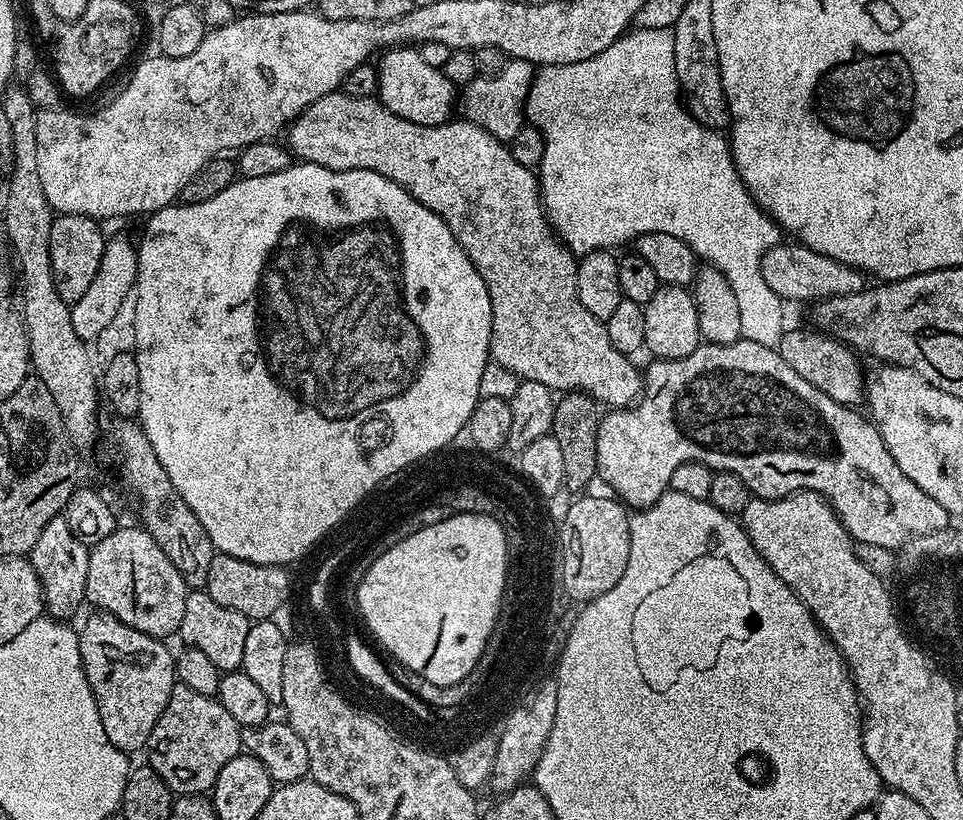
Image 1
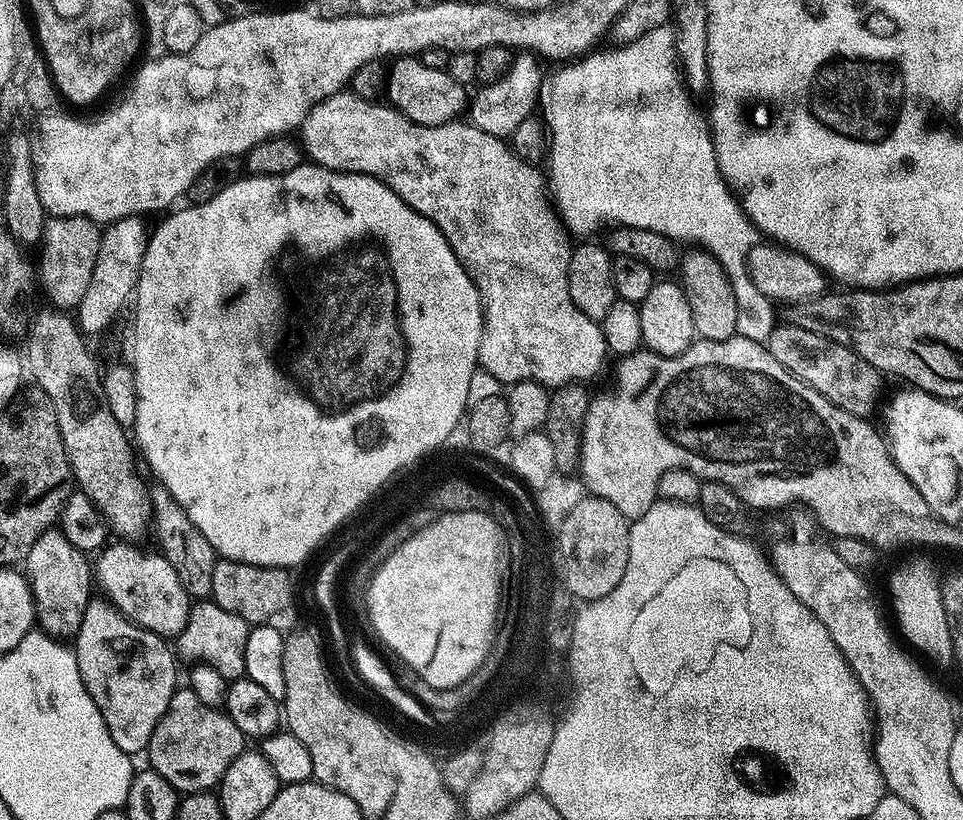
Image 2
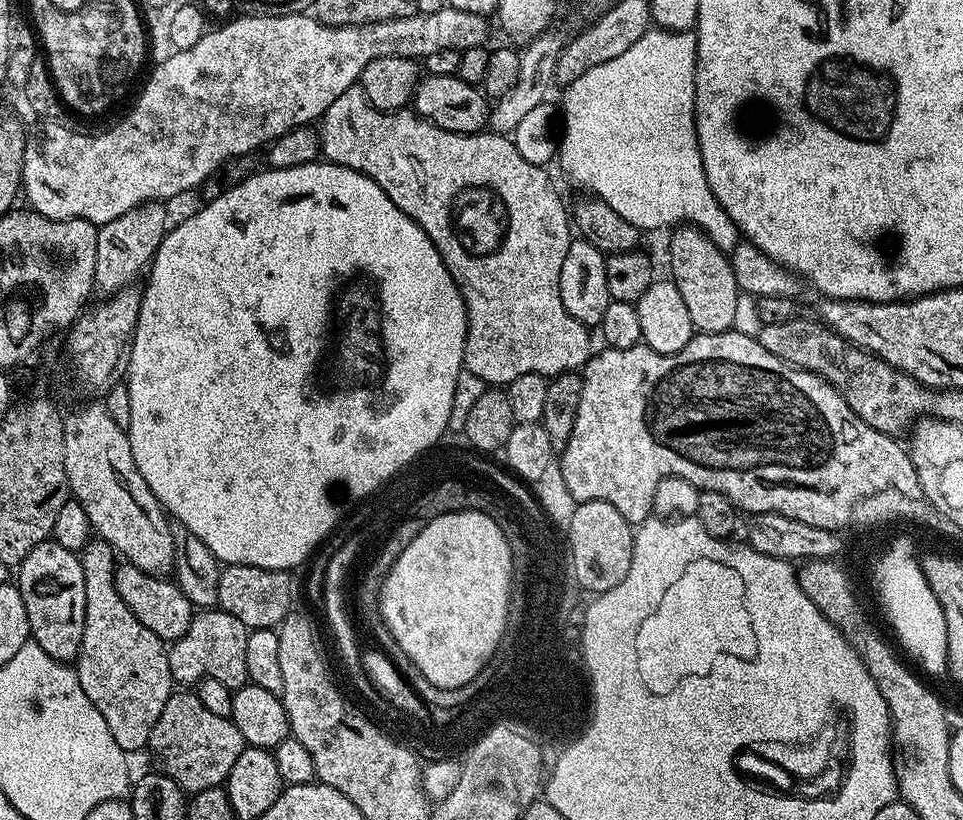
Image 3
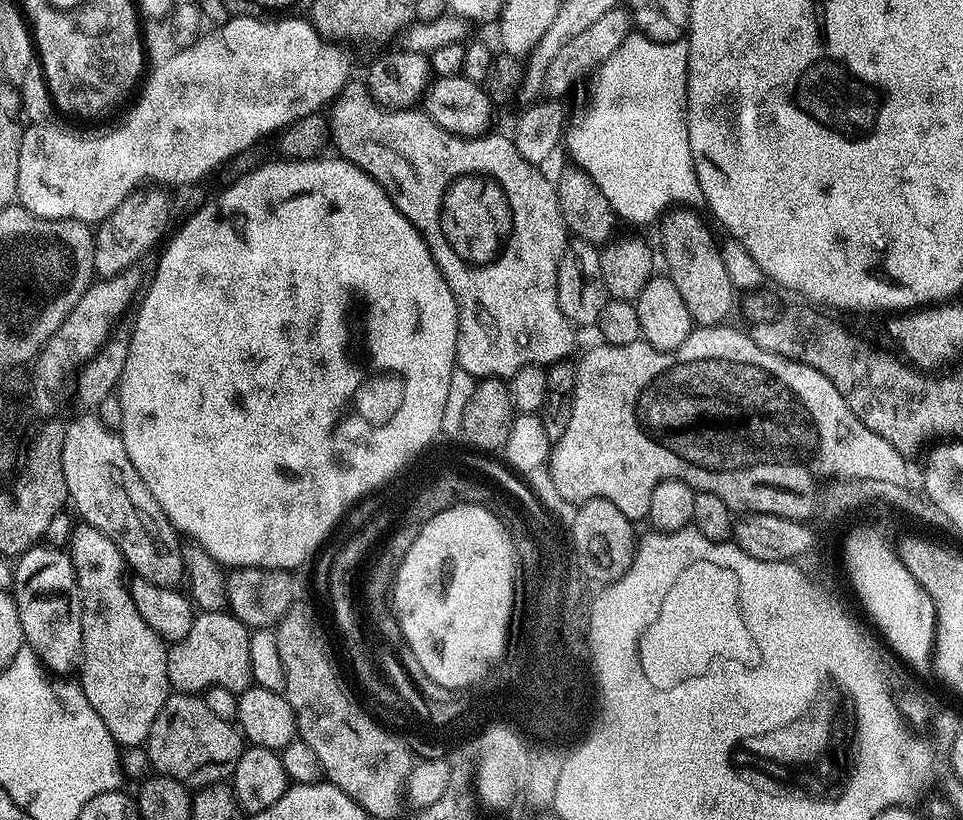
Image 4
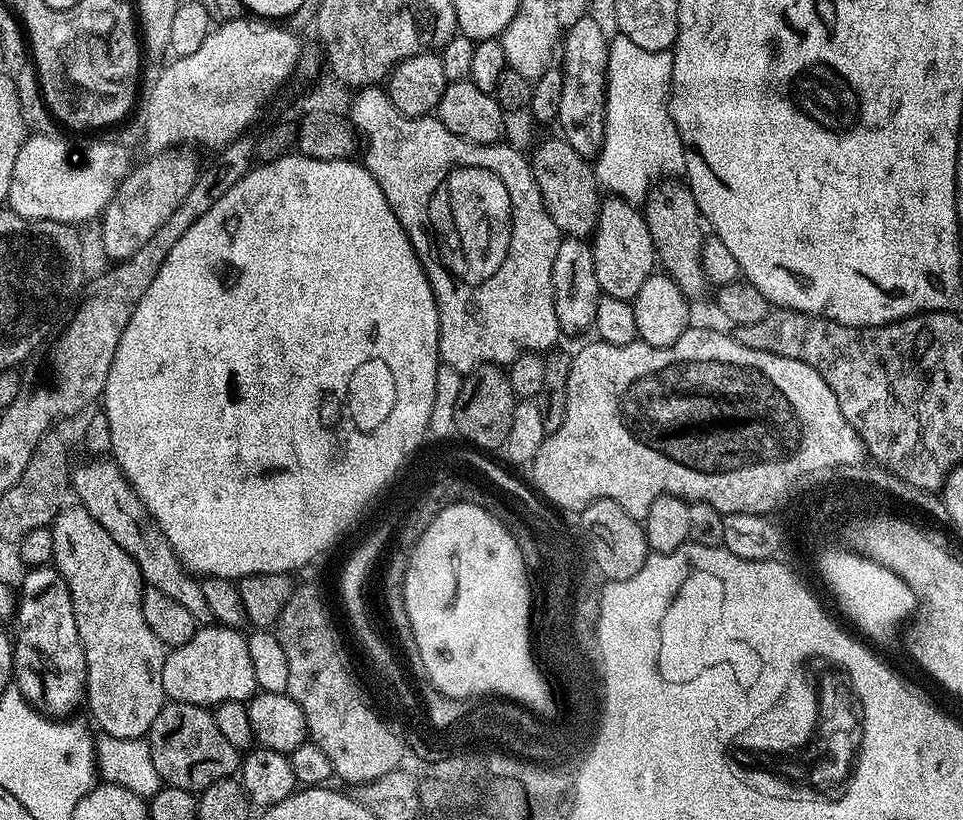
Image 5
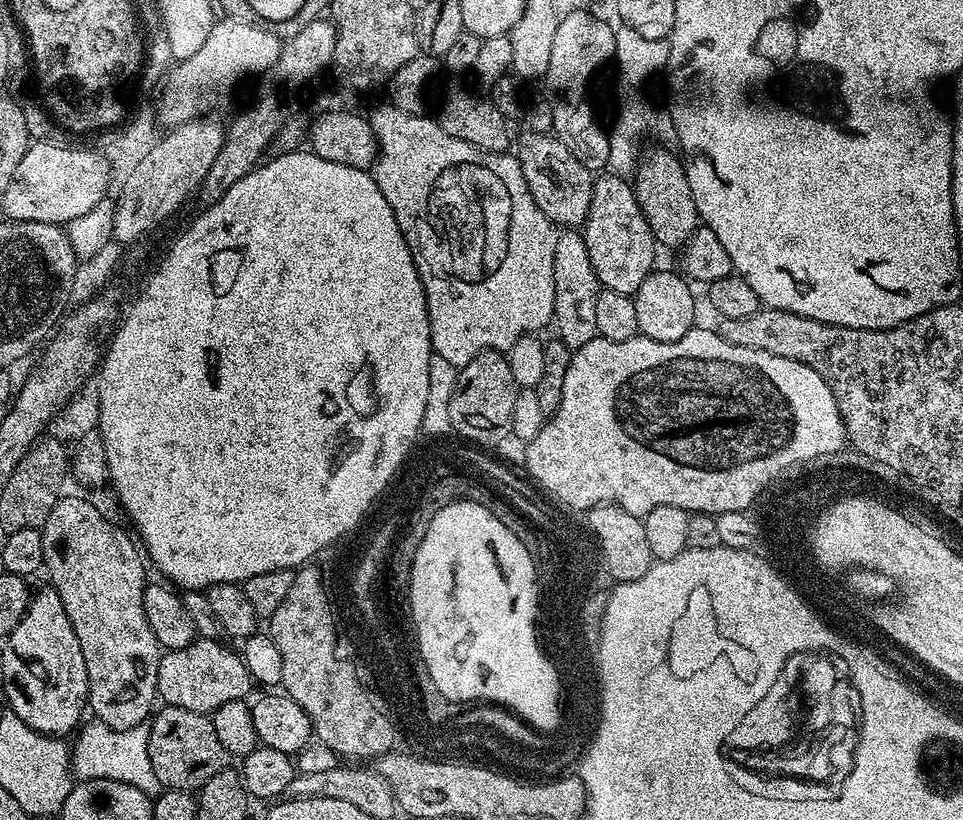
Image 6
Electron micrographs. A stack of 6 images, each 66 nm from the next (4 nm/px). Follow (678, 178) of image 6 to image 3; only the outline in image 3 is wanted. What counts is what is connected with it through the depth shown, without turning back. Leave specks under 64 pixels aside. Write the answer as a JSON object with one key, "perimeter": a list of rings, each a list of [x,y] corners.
{"perimeter":[[[684,224],[671,229],[672,241],[668,244],[668,260],[672,263],[671,279],[676,281],[686,302],[690,322],[697,333],[727,332],[734,322],[734,309],[742,295],[734,278],[732,261],[705,232],[695,224]]]}

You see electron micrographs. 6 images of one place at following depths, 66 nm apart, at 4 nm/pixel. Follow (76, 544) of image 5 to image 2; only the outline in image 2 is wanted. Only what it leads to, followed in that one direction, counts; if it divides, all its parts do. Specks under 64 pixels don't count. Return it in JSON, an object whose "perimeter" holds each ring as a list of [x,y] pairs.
{"perimeter":[[[93,598],[88,601],[82,626],[74,637],[74,651],[78,674],[82,674],[90,698],[100,707],[106,730],[110,730],[118,750],[131,757],[136,752],[143,753],[154,726],[158,726],[160,716],[166,714],[166,706],[170,706],[170,698],[178,690],[178,660],[169,641],[127,620],[111,600]]]}

